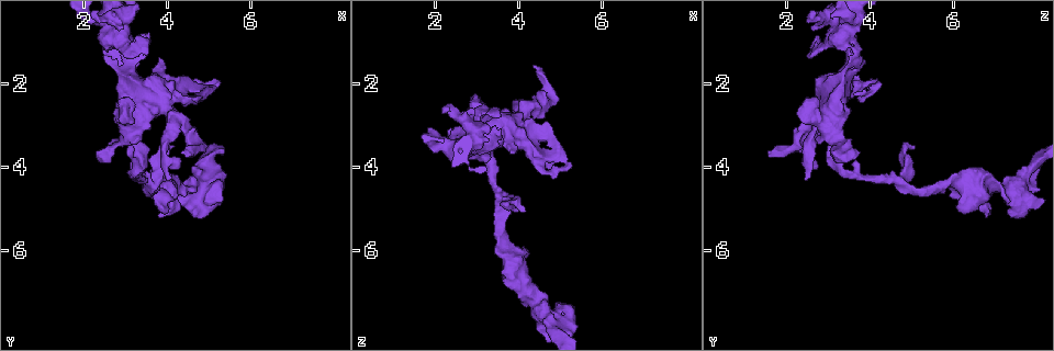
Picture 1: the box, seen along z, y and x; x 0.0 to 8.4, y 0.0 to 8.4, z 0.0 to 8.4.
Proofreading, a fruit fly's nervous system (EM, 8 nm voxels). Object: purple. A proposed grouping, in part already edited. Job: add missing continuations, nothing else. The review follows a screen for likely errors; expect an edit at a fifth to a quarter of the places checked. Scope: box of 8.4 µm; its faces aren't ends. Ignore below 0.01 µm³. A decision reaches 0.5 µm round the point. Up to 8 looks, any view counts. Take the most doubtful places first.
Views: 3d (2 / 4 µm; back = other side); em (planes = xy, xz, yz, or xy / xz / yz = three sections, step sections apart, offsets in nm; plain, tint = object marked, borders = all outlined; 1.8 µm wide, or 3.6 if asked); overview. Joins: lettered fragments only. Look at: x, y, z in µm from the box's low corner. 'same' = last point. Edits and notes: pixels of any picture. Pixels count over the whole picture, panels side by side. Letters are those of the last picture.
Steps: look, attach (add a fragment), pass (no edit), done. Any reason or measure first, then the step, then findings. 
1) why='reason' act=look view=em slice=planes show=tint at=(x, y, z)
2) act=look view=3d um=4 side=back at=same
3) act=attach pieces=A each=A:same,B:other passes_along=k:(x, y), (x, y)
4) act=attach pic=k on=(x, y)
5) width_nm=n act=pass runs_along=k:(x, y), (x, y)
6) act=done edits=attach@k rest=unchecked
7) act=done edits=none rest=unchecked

why='abrupt turn' act=look view=3d um=2 side=back at=(4.85, 2.35, 3.85)

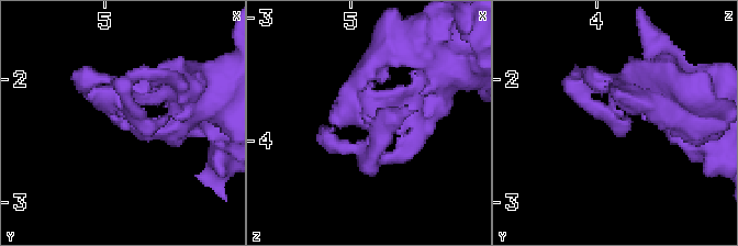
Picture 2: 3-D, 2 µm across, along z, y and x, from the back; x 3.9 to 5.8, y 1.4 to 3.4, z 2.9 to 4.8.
why='need the tissue' act=look view=em slice=planes show=borders at=(4.84, 2.32, 3.82)

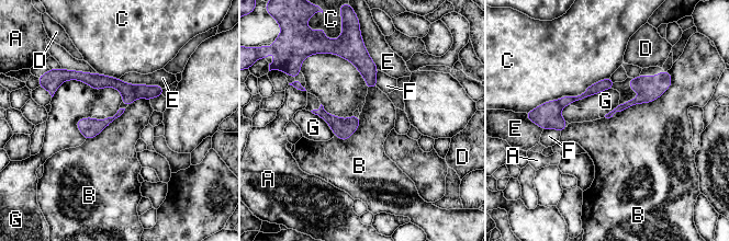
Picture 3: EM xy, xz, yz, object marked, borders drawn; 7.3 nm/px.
longest_contact=B:600nm act=pass each=A:other,B:other,C:other,D:other,E:other,F:other,G:other found='none of them fits'

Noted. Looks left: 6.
why='three-way junction' act=look view=3d um=4 at=(3.60, 4.45, 4.75)

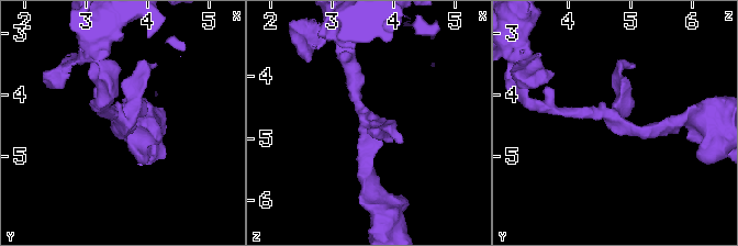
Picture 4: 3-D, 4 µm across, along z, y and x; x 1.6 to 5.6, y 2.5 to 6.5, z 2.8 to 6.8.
arms=3 act=look view=em slice=xz step=8 show=tint at=(3.65, 4.40, 4.70)

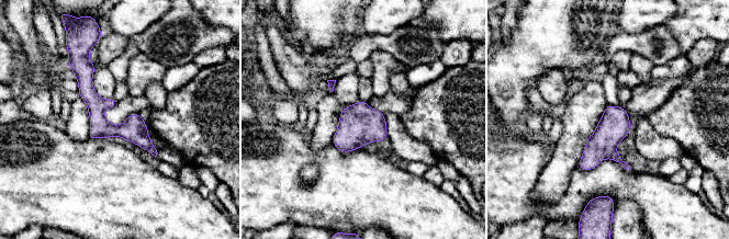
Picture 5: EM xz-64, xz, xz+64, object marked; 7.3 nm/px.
act=look view=em slice=planes show=borders at=same

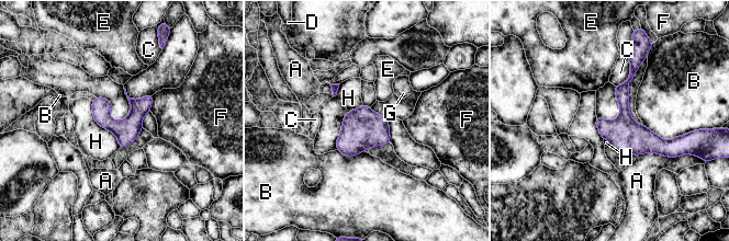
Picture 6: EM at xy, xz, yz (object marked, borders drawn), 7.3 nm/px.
longest_contact=H:400nm act=pass each=A:other,B:other,C:other,D:other,E:other,F:other,G:other,H:other runs_along=6:(636, 61), (624, 88), (625, 119), (670, 155) found='no lettered fragment goes on from it'

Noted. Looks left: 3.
why='branch stops here' act=look view=3d um=4 at=(2.80, 2.40, 2.50)

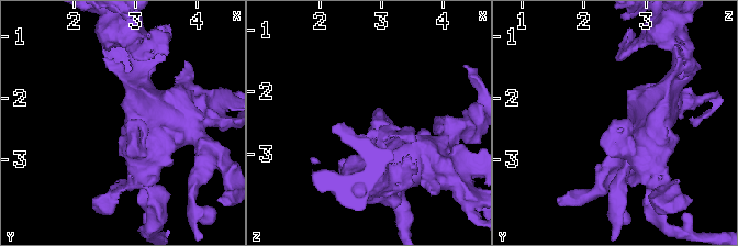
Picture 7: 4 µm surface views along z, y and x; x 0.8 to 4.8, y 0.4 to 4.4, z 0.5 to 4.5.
act=look view=em slice=planes show=borders at=(2.85, 2.40, 2.45)

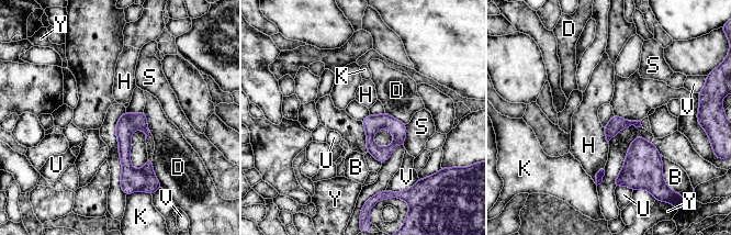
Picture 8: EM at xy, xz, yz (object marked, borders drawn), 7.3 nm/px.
act=pass each=B:other,D:other,H:other,K:other,S:other,U:other,V:other,Y:other runs_along=8:(142, 115), (125, 132), (123, 182) found='no lettered fragment goes on from it'

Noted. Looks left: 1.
act=done edits=none rest=unchecked

